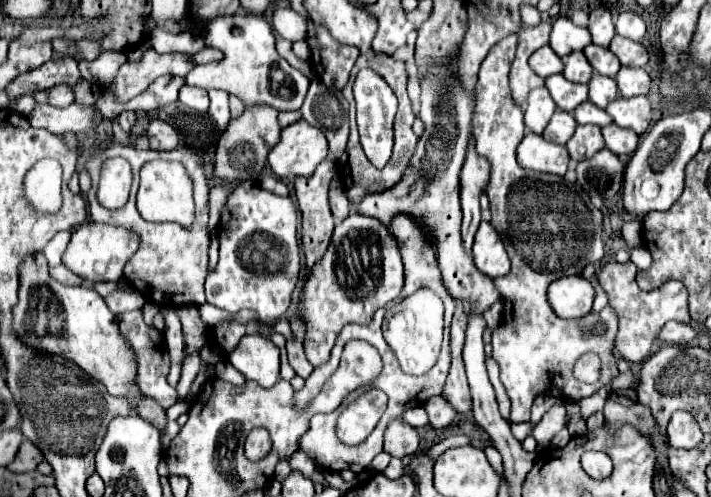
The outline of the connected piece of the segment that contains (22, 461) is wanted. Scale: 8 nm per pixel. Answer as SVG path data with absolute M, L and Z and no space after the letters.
M24 439L22 445L20 445L20 449L18 449L16 459L8 465L8 469L14 471L14 473L28 473L28 471L34 471L42 459L44 457L42 457L40 449L36 445L32 445L30 441Z

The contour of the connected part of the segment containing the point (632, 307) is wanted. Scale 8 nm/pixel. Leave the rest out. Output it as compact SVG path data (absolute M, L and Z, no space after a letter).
M608 261L600 267L600 271L596 275L600 287L608 295L608 305L618 315L616 353L630 363L638 363L650 355L652 343L658 339L658 331L668 321L678 319L680 323L690 323L688 301L686 301L688 295L686 295L686 289L682 287L680 281L668 281L654 291L642 291L636 285L636 273L638 273L638 267L632 261L628 261L628 263Z

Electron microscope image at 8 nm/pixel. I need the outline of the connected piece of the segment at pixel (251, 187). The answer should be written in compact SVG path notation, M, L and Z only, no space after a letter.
M252 181L240 183L226 203L226 229L220 233L220 261L206 279L206 301L228 313L242 309L256 311L264 325L272 325L288 311L298 277L298 215L292 199L272 195Z

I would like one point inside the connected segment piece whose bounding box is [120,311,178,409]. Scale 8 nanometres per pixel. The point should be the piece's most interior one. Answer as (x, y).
(152, 364)

